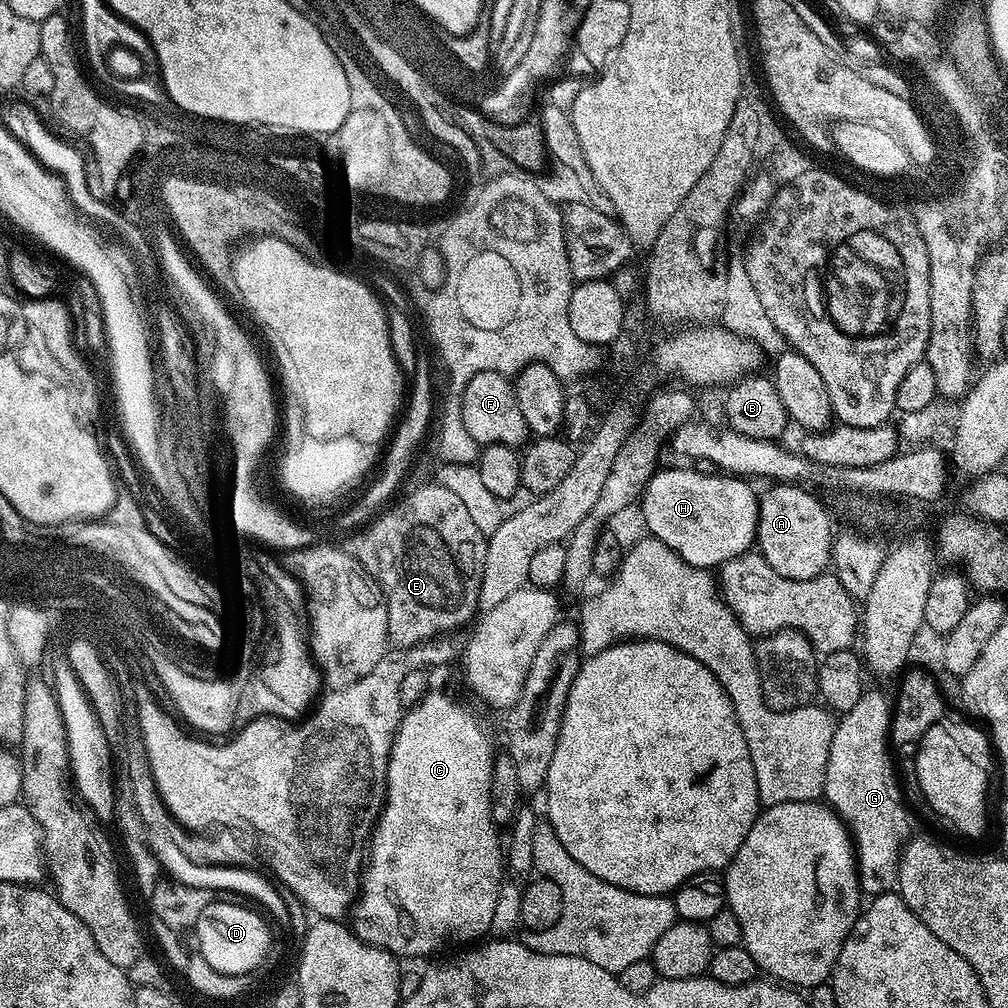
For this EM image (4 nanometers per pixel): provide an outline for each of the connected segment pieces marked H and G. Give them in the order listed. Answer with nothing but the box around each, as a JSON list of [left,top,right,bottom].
[[638,467,760,569],[824,691,912,897]]

